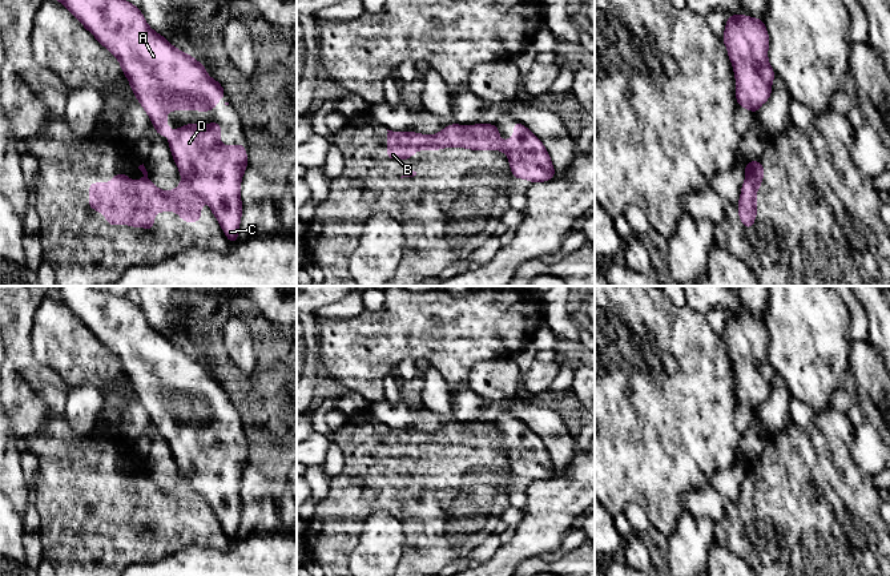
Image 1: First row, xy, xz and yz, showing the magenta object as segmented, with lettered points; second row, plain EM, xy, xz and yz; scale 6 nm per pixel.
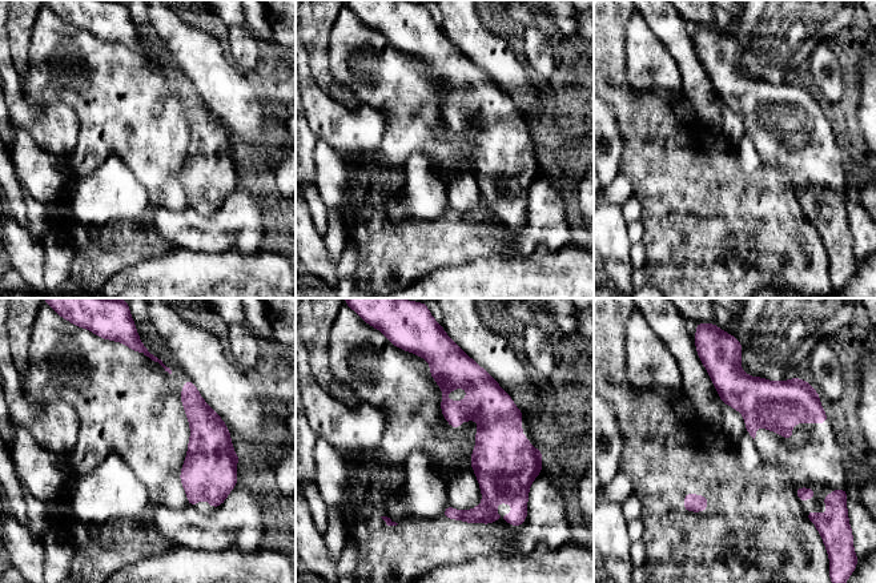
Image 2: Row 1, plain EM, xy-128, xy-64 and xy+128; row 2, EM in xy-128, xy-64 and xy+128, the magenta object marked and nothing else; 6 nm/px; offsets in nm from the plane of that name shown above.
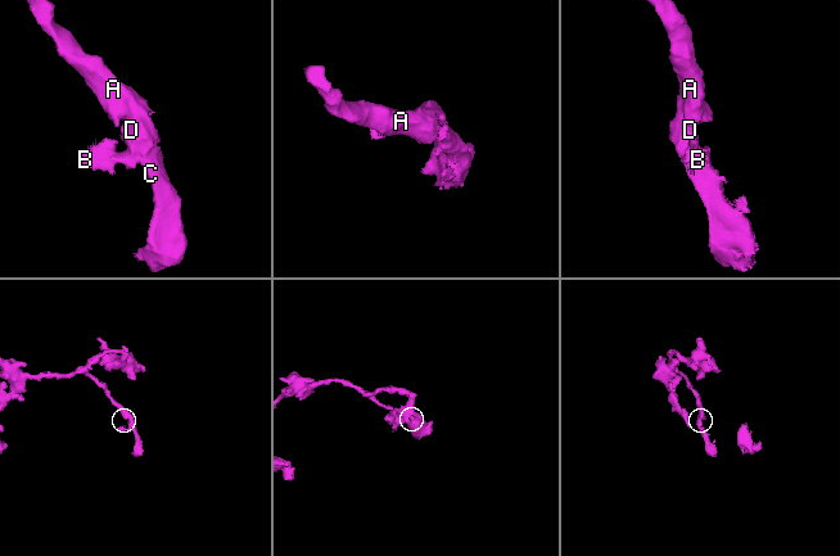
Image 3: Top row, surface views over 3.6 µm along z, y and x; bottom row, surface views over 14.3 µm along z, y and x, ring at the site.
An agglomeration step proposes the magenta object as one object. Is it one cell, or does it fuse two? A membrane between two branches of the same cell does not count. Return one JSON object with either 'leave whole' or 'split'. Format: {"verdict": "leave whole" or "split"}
{"verdict": "split"}

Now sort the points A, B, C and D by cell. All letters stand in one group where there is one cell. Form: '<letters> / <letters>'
A C D / B

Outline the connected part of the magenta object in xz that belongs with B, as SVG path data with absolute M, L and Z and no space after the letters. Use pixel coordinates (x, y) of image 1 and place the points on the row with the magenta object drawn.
M388 132L387 133L387 161L410 160L418 150L434 152L443 149L440 136L427 136L415 132Z

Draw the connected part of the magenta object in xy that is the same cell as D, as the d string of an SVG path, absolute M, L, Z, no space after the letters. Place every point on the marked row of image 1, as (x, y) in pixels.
M57 0L60 1L82 25L89 31L96 40L104 45L118 61L122 73L126 76L132 92L136 94L137 101L148 113L152 124L156 128L157 136L168 136L169 149L173 160L181 173L182 184L173 190L162 192L150 181L141 181L140 200L142 205L136 208L130 217L116 221L114 218L106 217L106 222L112 227L120 223L126 223L130 227L142 226L146 230L154 227L154 214L157 212L177 212L180 219L185 222L201 221L201 202L205 201L208 208L216 216L221 229L230 243L238 241L238 230L242 217L242 202L241 202L241 180L247 168L247 153L242 144L234 144L231 146L222 145L220 142L220 132L222 125L213 121L208 125L188 124L180 126L172 132L166 122L166 113L170 110L200 110L210 112L218 105L220 97L227 97L221 82L213 80L205 71L205 65L190 55L173 47L162 35L154 32L144 19L142 12L138 7L134 7L128 0Z

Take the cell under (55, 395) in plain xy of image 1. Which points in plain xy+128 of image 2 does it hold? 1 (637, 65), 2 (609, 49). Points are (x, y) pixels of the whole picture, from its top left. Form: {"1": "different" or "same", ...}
{"1": "different", "2": "same"}

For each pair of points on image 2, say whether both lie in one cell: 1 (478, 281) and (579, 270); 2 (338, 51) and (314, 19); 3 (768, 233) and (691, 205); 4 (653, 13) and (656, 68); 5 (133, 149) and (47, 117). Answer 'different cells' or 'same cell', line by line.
1: same cell
2: different cells
3: same cell
4: different cells
5: different cells

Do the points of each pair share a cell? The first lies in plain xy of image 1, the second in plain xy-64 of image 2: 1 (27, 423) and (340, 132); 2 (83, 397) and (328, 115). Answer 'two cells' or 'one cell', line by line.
1: one cell
2: one cell

